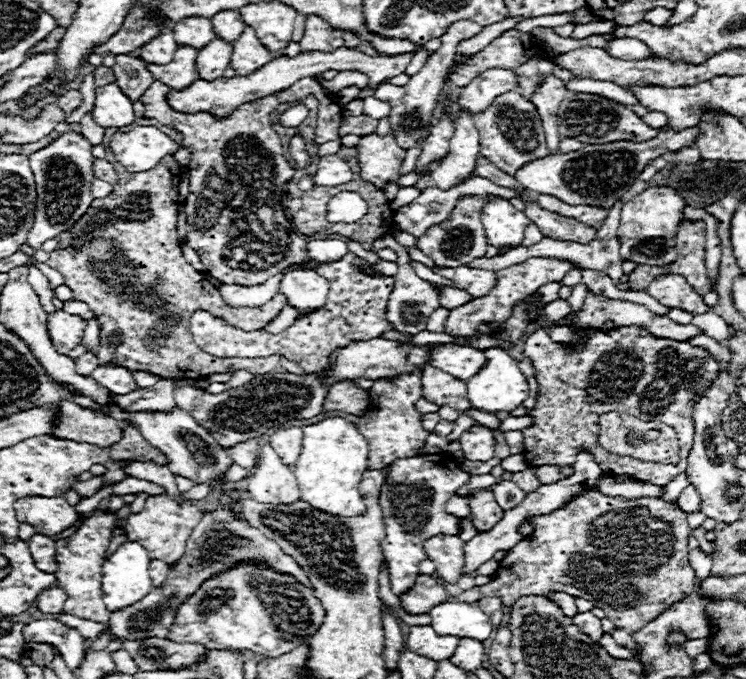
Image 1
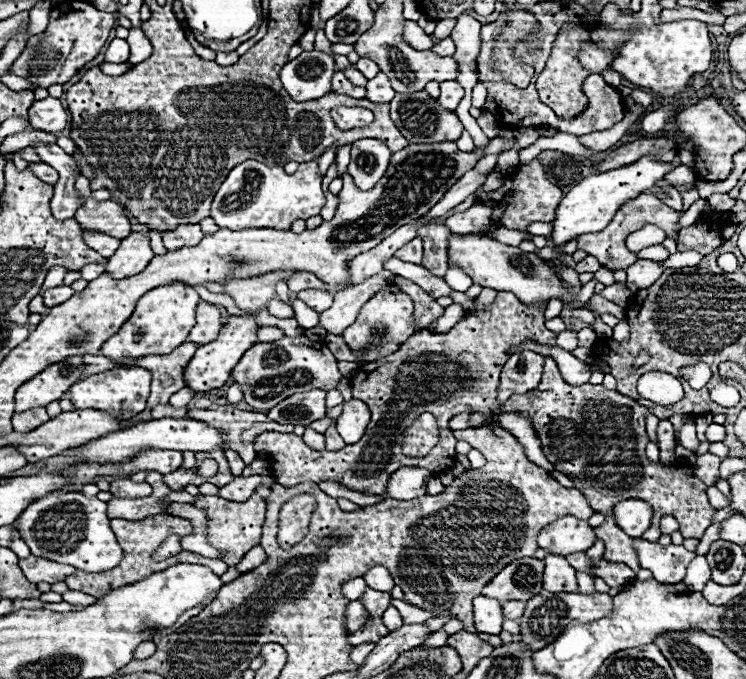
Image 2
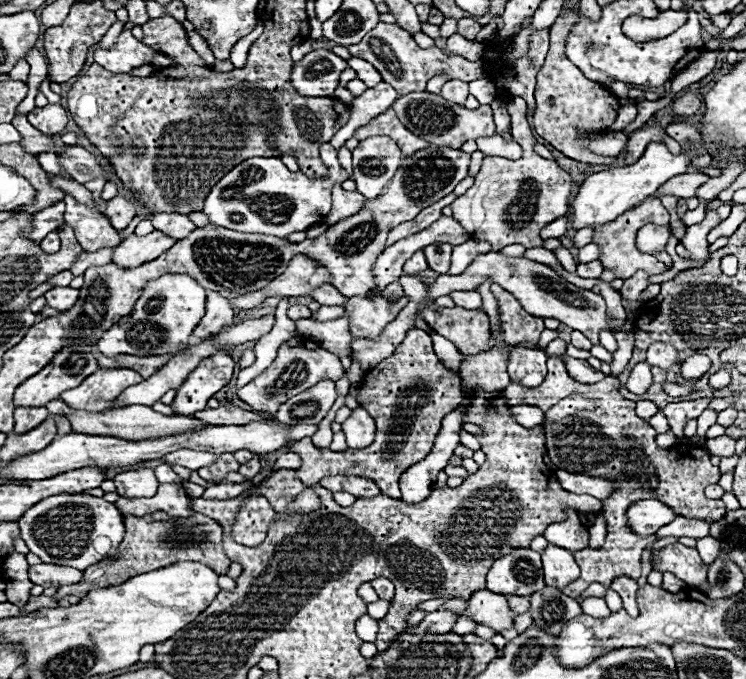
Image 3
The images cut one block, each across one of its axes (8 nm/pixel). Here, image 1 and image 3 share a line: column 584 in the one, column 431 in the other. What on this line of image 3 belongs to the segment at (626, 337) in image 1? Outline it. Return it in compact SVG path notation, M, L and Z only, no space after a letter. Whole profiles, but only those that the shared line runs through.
M412 328L408 330L404 342L396 348L396 352L364 376L360 400L364 400L362 406L376 420L374 442L362 450L348 448L346 452L332 452L328 448L316 448L310 438L302 438L288 448L302 458L302 466L296 470L298 478L304 484L318 484L322 478L336 474L360 476L374 480L382 494L400 498L398 480L402 472L430 454L442 418L458 408L464 396L466 386L462 382L462 376L448 370L438 360L432 350L430 334L420 328Z

